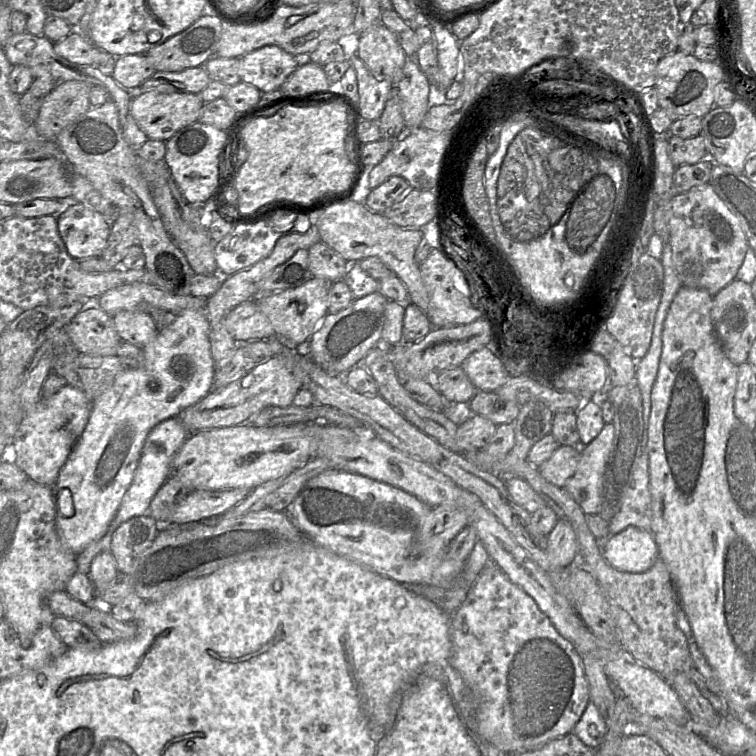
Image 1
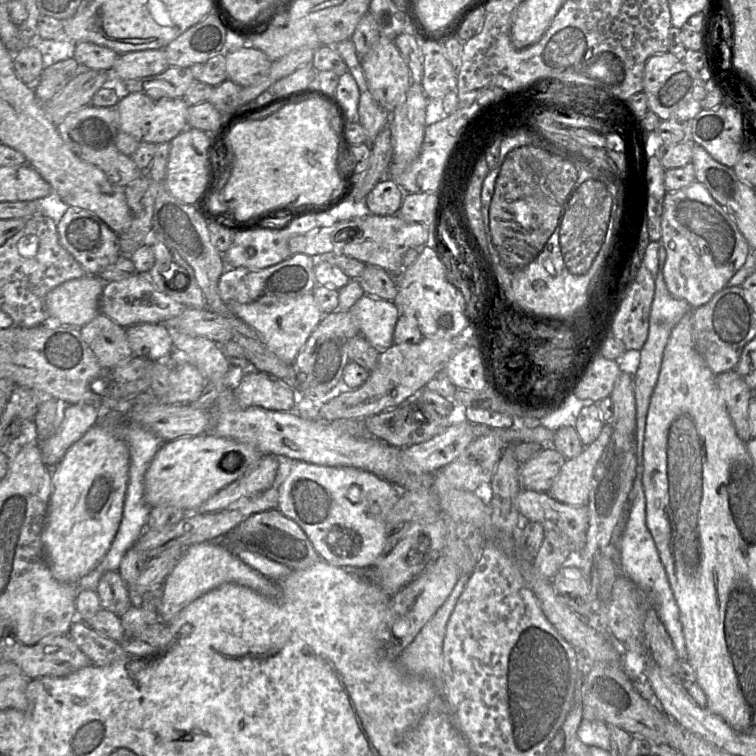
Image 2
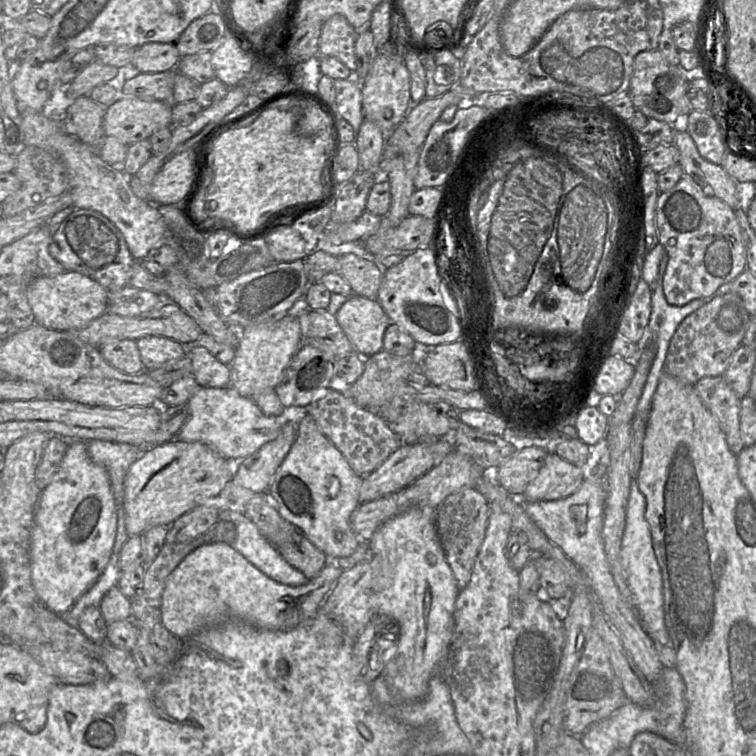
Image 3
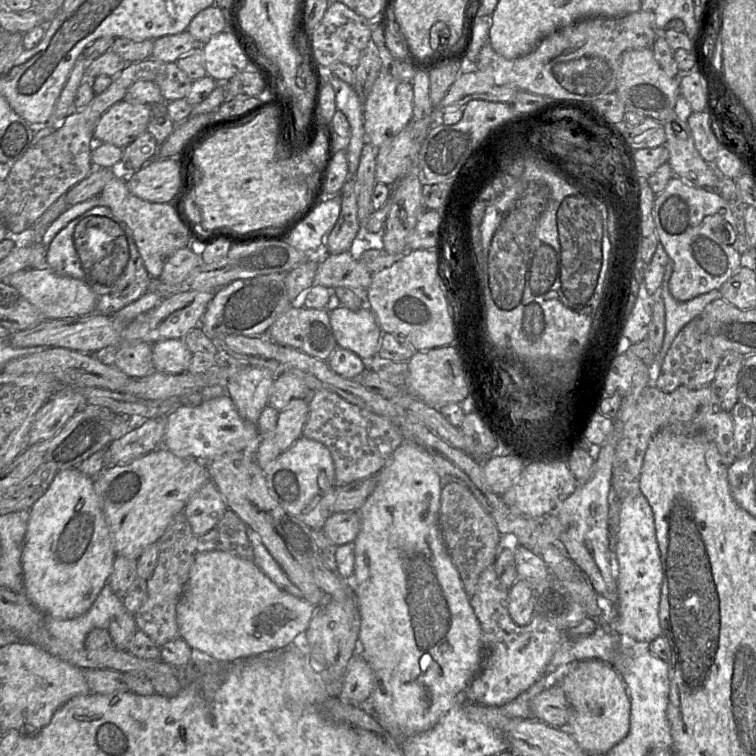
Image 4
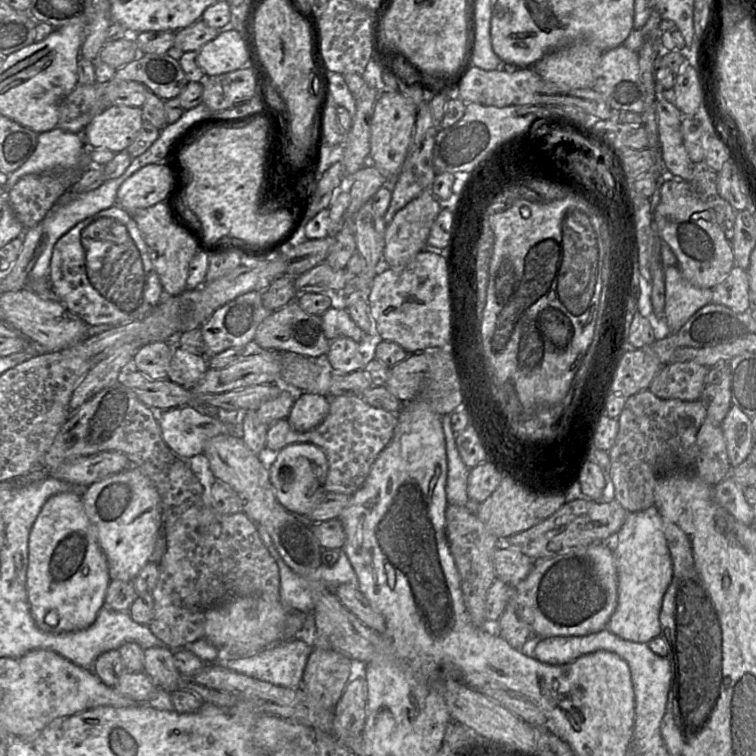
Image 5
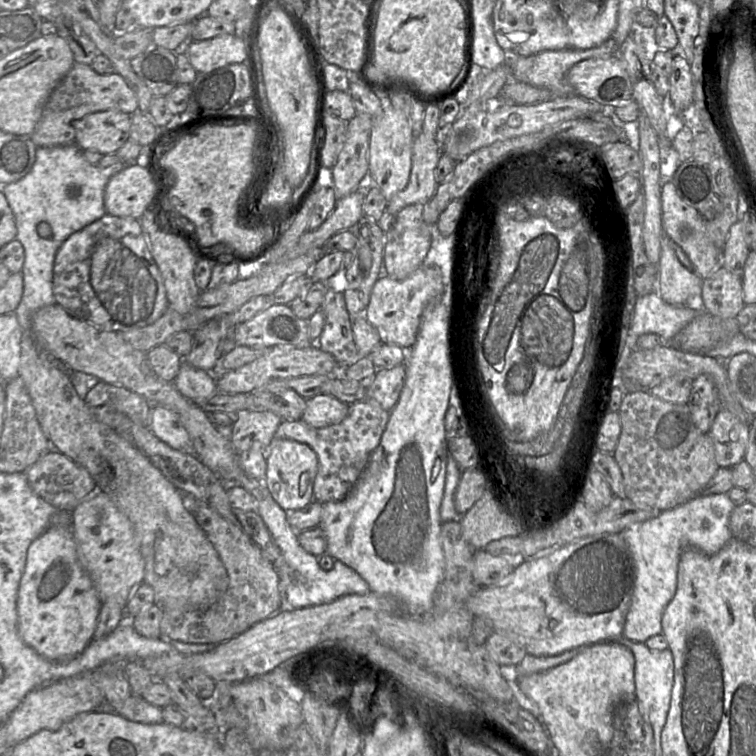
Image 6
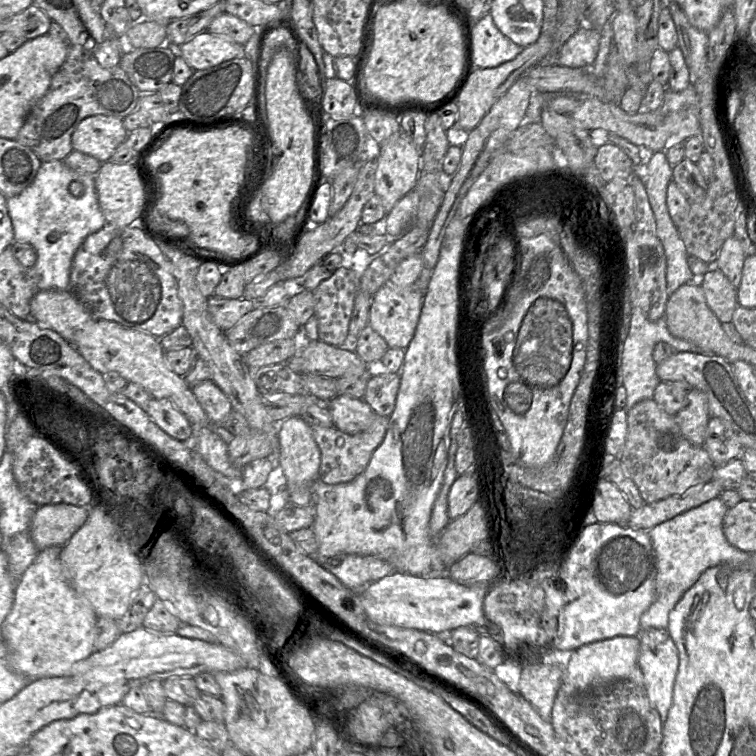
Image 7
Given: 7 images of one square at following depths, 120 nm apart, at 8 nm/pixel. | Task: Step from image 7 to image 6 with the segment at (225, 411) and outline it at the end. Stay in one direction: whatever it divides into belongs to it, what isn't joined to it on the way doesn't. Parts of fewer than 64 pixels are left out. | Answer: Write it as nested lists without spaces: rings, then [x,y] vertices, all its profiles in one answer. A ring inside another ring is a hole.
[[[184,359],[172,382],[184,397],[197,405],[205,403],[218,393],[214,375],[191,366]]]

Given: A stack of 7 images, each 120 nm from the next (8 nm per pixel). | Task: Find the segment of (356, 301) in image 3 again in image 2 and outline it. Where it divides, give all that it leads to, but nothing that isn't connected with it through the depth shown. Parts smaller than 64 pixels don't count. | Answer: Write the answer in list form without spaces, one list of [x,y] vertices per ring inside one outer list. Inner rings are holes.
[[[363,295],[349,310],[360,334],[379,352],[393,345],[400,312],[393,301]]]

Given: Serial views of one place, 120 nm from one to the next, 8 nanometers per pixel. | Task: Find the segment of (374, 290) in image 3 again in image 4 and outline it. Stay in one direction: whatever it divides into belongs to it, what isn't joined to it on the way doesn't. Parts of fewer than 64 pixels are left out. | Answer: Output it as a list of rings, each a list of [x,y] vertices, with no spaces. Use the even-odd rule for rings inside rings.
[[[349,252],[329,254],[318,259],[314,285],[322,285],[330,290],[346,287],[357,292],[367,292],[372,274]]]

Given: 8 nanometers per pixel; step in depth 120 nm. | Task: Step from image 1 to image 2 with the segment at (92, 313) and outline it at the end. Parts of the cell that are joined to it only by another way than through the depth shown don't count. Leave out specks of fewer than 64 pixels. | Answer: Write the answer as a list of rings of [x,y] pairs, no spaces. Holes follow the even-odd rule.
[[[99,313],[79,330],[104,368],[112,368],[134,356],[127,340],[126,328],[103,313]]]

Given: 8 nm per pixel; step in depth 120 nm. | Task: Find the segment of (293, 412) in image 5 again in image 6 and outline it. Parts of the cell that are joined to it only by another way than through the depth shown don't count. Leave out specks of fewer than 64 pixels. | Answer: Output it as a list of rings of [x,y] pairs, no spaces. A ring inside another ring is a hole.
[[[321,394],[306,400],[306,409],[301,420],[314,428],[338,424],[349,412],[348,403],[331,395]]]

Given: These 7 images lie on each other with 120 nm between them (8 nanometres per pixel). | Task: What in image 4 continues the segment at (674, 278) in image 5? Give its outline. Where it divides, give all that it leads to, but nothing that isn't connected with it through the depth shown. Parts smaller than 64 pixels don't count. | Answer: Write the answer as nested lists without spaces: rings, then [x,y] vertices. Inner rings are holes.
[[[668,257],[668,262],[665,266],[661,285],[658,290],[653,295],[651,295],[653,297],[653,303],[654,299],[661,298],[663,300],[665,311],[663,343],[655,362],[653,361],[649,365],[652,371],[659,369],[659,366],[661,366],[668,349],[670,348],[679,331],[688,322],[699,316],[708,303],[715,299],[721,298],[721,293],[719,290],[712,290],[689,301],[677,301],[673,298],[668,288],[672,270],[673,263]]]

